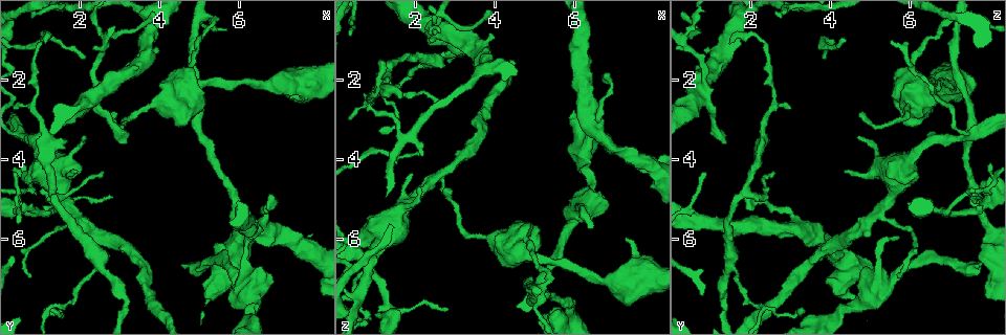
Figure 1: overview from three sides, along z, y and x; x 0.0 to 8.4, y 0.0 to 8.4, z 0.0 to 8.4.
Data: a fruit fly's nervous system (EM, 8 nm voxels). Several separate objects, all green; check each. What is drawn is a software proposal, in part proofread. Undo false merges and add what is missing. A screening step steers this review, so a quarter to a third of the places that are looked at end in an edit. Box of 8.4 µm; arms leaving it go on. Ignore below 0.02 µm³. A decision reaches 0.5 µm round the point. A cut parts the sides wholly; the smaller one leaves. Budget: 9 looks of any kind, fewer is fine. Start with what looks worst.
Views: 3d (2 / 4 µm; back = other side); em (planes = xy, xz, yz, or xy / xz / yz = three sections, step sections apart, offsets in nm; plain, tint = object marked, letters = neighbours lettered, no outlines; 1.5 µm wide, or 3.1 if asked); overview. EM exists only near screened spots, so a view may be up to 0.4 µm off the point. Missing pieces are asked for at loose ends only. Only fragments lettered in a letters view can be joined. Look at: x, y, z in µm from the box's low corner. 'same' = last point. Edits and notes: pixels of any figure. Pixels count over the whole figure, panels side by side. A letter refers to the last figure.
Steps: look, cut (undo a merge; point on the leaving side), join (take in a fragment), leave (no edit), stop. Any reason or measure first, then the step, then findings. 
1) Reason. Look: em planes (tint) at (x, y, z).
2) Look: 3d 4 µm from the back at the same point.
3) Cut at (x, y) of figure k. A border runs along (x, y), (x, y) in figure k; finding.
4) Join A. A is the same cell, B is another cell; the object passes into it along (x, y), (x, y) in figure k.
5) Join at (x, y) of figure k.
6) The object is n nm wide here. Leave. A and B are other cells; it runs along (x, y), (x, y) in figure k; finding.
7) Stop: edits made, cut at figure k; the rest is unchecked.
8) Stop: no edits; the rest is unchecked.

Look: em planes (letters) at (4.55, 6.60, 7.75).

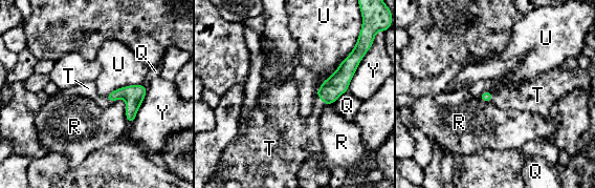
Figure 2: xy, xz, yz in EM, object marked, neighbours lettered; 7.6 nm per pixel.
Join at (525, 96) of figure 2. T is the same cell, Q, R, U and Y are other cells; the object passes into it along (486, 96), (492, 96), (525, 96) in figure 2; the neuron continues.

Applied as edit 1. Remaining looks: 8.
Thin end. Look: 3d 4 µm at (1.15, 1.10, 1.55).

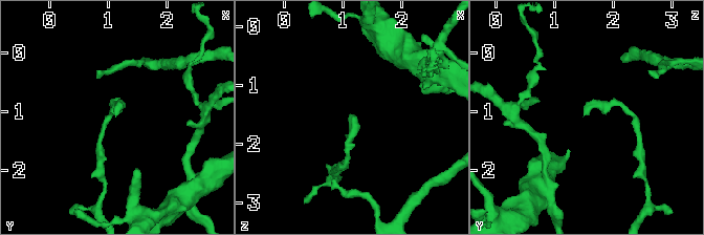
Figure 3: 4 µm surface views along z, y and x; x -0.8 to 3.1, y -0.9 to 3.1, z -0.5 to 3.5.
Look: em yz step 8 (letters) at (1.10, 1.10, 1.55).

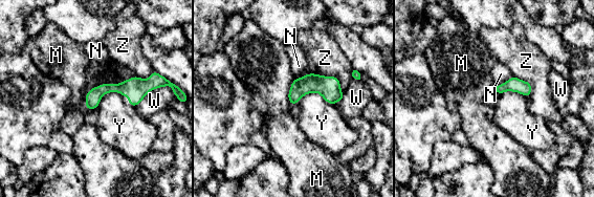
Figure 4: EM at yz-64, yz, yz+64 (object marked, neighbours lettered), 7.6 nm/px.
The object is 100 nm wide here. Leave. M, N, W, Y and Z are other cells; it runs along (149, 87), (103, 88), (87, 100) in figure 4; no lettered fragment goes on from it.

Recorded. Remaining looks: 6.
Sudden change in width. Look: em planes (letters) at (0.90, 5.30, 6.80).

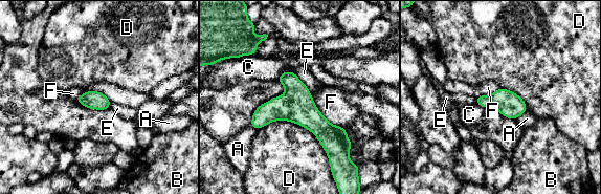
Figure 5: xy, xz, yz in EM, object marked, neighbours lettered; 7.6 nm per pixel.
The longest contact is with D, 650 nm. Leave. A, B, C, D, E and F are other cells; it runs along (287, 73), (332, 154) in figure 5; continuous, no second neuron.

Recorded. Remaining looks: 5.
Sudden change in width. Look: 3d 4 µm at (6.45, 7.70, 4.50).

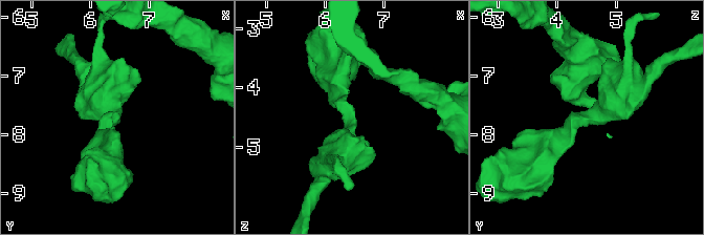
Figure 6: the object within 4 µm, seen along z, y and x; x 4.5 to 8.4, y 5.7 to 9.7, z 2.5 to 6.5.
The arms are 280, 480 nm wide; need the tissue. Look: em xz step 8 (tint) at (6.40, 7.75, 4.50).

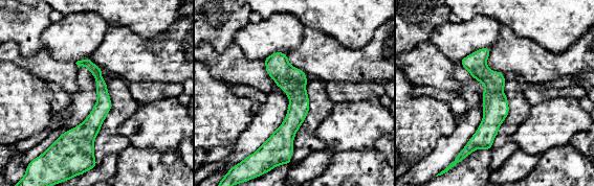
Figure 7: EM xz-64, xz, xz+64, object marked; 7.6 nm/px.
Look: em planes (letters) at the same point.

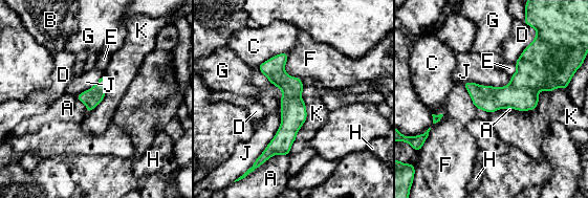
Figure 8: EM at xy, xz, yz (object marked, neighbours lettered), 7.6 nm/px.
Leave. A, B, C, D, E, F, G, H, J and K are other cells; a border runs along (304, 87), (306, 119), (296, 137) in figure 8; all the same neuron.

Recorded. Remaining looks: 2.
Stop: edits made, join at figure 2; the rest is unchecked.

